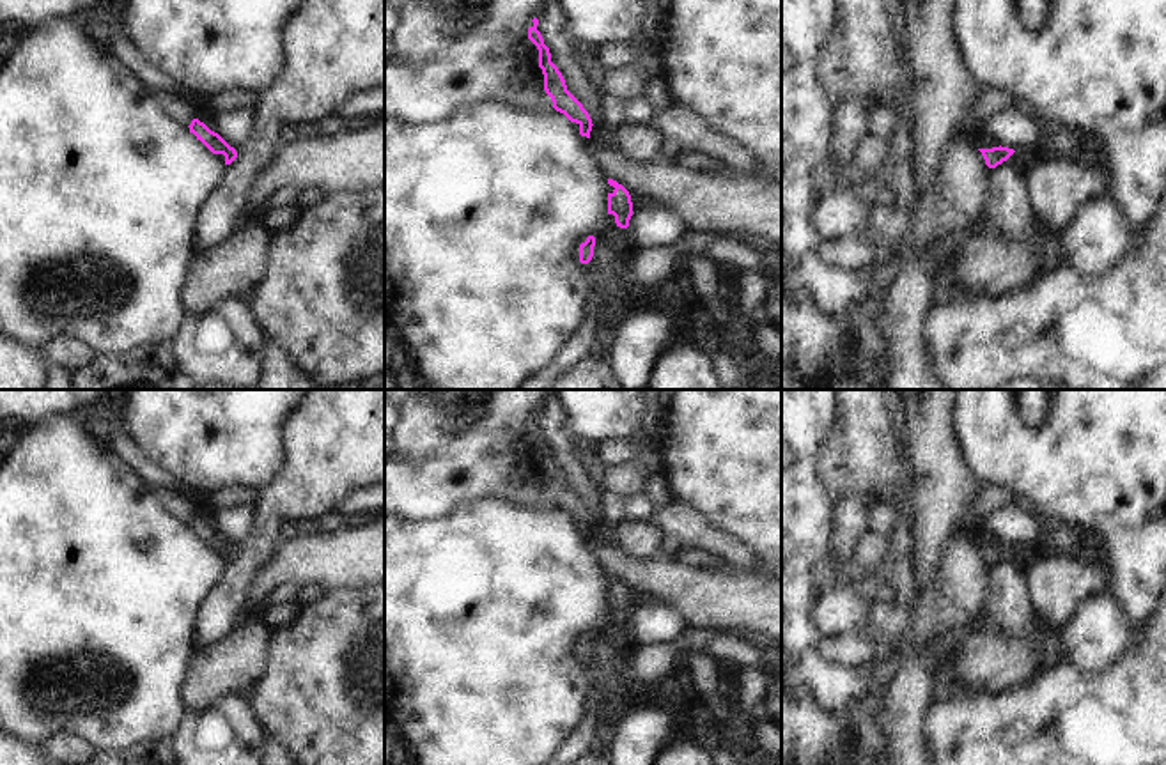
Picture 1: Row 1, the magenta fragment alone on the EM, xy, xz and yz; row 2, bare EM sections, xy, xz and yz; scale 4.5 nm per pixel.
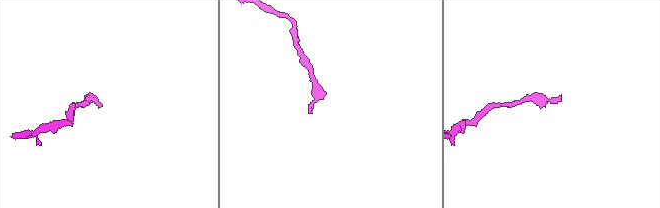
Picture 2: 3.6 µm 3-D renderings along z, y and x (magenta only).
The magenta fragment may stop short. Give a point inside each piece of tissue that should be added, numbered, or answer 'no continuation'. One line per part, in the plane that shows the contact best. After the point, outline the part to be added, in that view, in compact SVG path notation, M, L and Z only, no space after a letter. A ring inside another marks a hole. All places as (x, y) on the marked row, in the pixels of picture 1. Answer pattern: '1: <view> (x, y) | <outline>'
no continuation

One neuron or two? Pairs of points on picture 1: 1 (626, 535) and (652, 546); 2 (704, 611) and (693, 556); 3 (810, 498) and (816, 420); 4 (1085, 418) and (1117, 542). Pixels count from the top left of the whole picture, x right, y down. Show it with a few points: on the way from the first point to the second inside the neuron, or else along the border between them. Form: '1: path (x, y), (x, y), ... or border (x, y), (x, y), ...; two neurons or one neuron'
1: path (633, 537), (645, 540); one neuron
2: border (672, 555), (681, 564), (691, 567), (727, 567); two neurons
3: path (807, 479), (807, 440); one neuron
4: path (1111, 448), (1115, 512); one neuron

